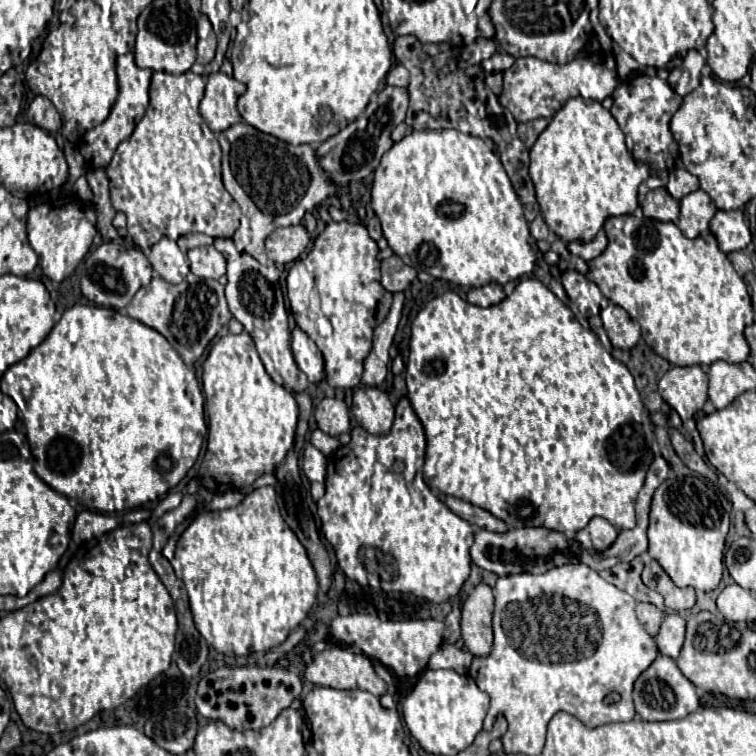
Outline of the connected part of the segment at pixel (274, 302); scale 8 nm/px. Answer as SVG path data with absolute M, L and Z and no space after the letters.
M240 253L230 259L227 265L226 299L230 313L244 325L244 329L252 335L258 355L272 377L274 383L282 385L292 393L302 393L308 389L306 375L296 367L292 349L290 349L290 329L288 329L288 313L284 305L284 295L278 283L278 269L262 267L254 257Z

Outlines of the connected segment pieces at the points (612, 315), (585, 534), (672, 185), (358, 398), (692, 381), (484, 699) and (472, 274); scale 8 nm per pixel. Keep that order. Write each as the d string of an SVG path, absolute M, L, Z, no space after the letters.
M608 303L608 307L604 307L600 312L600 317L608 339L616 349L632 349L638 343L640 325L632 321L622 307Z
M594 517L584 529L580 529L576 533L576 541L582 545L582 547L588 547L588 549L596 549L596 551L602 551L606 547L610 547L616 539L618 531L614 525L610 525L604 517Z
M676 167L668 173L668 183L666 183L666 189L668 193L674 197L674 199L682 199L686 197L688 193L696 191L698 189L698 179L688 173L684 167Z
M360 387L354 393L352 415L372 435L386 435L394 421L394 405L376 387Z
M700 365L690 367L670 367L660 379L660 395L662 399L682 417L682 421L692 419L698 413L708 395L708 375Z
M426 669L414 683L412 691L406 695L402 703L402 715L410 729L410 733L416 737L416 741L432 755L458 755L462 749L472 745L474 737L482 731L482 721L488 711L488 695L478 689L472 677L460 675L452 669Z
M440 129L440 131L412 131L408 135L404 135L400 141L396 141L392 145L390 151L384 153L378 169L374 171L374 183L372 183L372 209L376 213L376 217L380 219L380 225L382 225L382 231L384 231L384 237L390 245L390 249L410 267L414 267L416 271L426 271L430 273L432 277L438 277L438 279L446 279L446 281L454 281L456 285L462 285L462 287L482 287L490 281L496 281L500 285L512 281L512 279L518 279L526 273L530 273L534 267L536 267L536 251L530 247L528 239L530 239L530 231L528 231L528 223L524 219L524 209L522 209L522 203L498 159L498 155L494 149L489 147L485 140L480 137L474 137L474 135L464 135L456 129Z

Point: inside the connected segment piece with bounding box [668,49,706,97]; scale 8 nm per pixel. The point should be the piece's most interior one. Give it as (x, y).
(684, 79)

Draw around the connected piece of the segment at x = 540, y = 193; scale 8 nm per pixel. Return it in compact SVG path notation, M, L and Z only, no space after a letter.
M572 97L568 99L558 111L556 115L552 117L552 121L548 123L548 127L540 133L538 141L532 145L530 149L530 179L534 183L534 189L536 189L536 199L538 199L538 205L540 205L540 211L542 211L542 217L548 225L548 229L560 237L564 243L570 243L570 241L592 241L596 237L596 233L602 229L602 223L612 217L612 215L626 215L626 213L634 213L634 209L638 207L638 185L644 181L644 171L638 169L636 161L632 159L632 155L628 153L626 149L626 143L624 143L624 133L622 129L618 127L616 119L612 117L610 111L606 111L598 101L592 101L592 99L580 99L580 97Z

